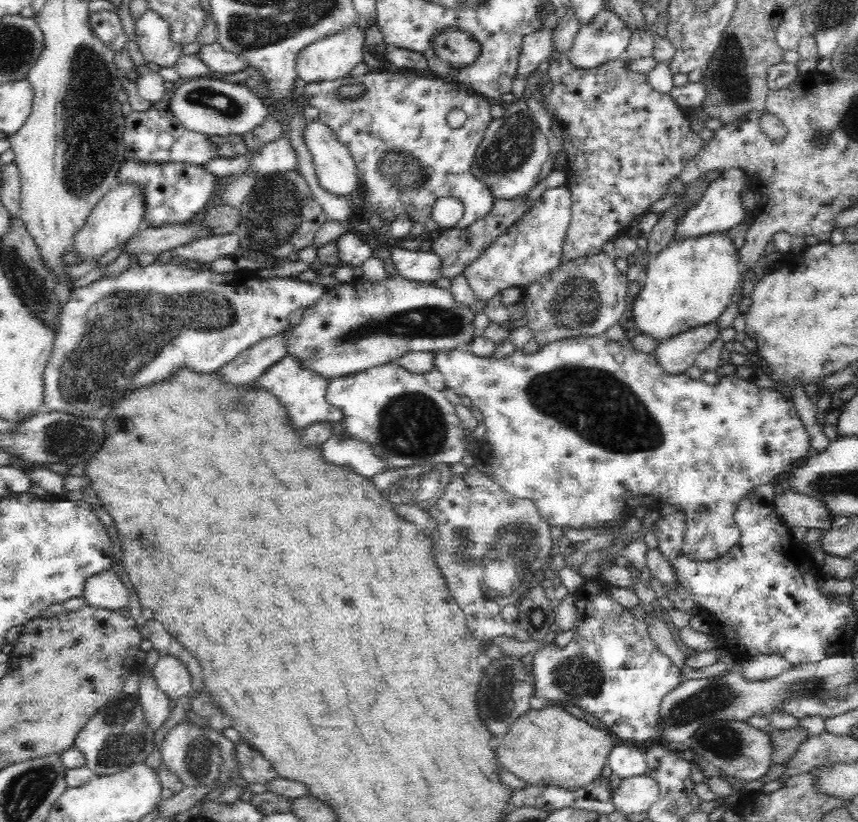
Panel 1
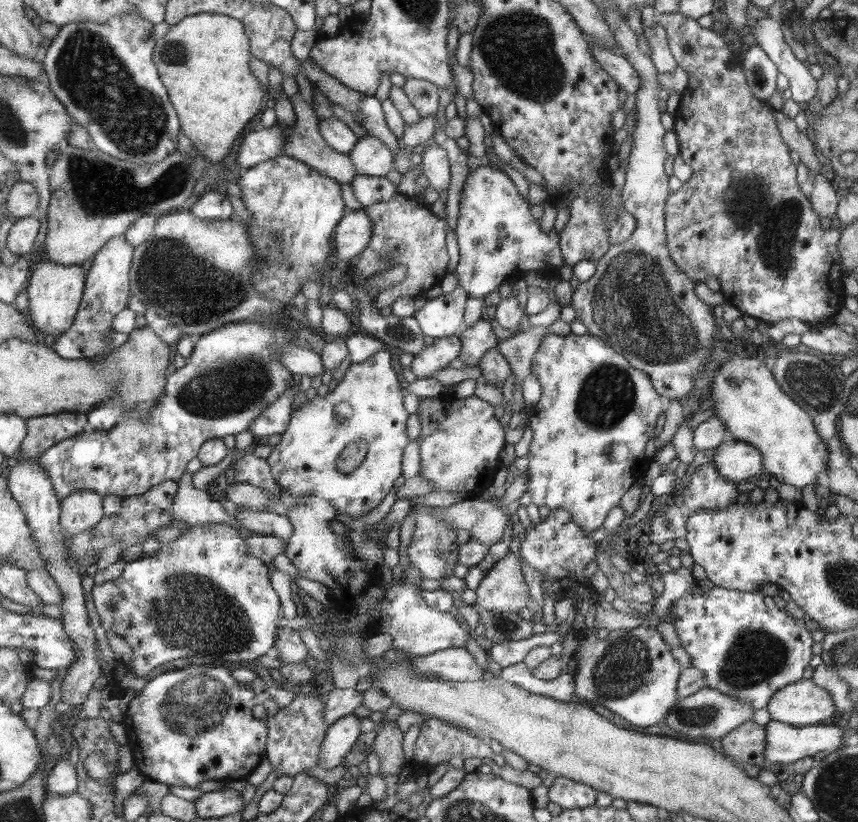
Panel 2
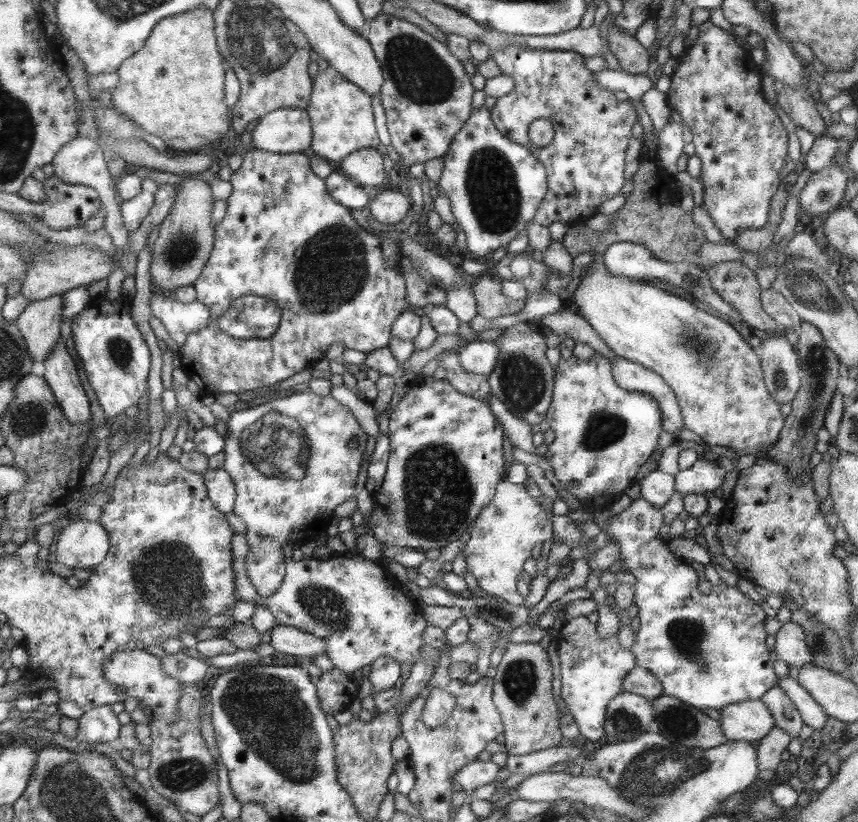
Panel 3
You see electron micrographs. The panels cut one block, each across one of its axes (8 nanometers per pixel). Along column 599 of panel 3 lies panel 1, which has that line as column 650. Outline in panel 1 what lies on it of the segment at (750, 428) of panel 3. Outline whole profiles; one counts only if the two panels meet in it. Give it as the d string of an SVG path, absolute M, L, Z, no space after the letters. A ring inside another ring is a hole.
M718 231L671 241L664 250L653 257L648 257L644 262L645 276L642 279L642 289L635 296L632 320L639 328L637 332L652 335L658 342L717 320L731 303L735 288L741 284L742 273L736 245L728 234Z

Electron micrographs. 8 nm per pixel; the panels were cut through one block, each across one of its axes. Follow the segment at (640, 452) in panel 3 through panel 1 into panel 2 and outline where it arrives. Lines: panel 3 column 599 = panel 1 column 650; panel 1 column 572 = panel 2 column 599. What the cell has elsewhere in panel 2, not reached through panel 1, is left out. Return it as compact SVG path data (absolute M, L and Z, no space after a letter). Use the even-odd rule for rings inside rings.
M549 332L542 340L542 344L538 347L534 355L534 362L532 362L531 372L536 375L536 379L540 382L541 398L540 401L534 405L536 414L532 414L529 420L529 427L533 431L533 441L530 444L529 453L526 457L529 460L529 481L527 484L528 494L532 496L532 503L540 507L542 505L548 506L552 509L563 509L571 512L572 518L581 527L584 527L588 534L592 534L594 530L602 527L606 516L610 510L620 505L623 501L624 495L628 493L634 482L637 479L642 479L646 475L646 468L654 460L644 454L646 442L650 440L658 416L662 414L662 400L660 400L659 392L655 390L654 383L651 381L650 376L646 375L642 370L637 370L627 362L623 354L618 354L611 346L608 346L601 338L596 335L586 333L584 335L576 335L570 333L566 336L556 335Z

